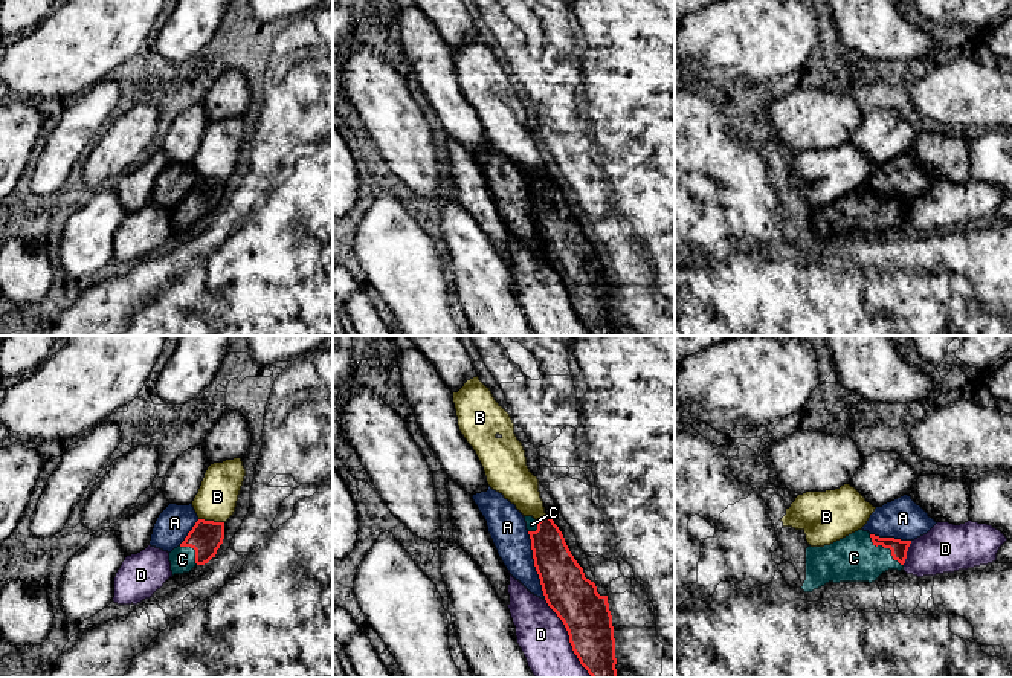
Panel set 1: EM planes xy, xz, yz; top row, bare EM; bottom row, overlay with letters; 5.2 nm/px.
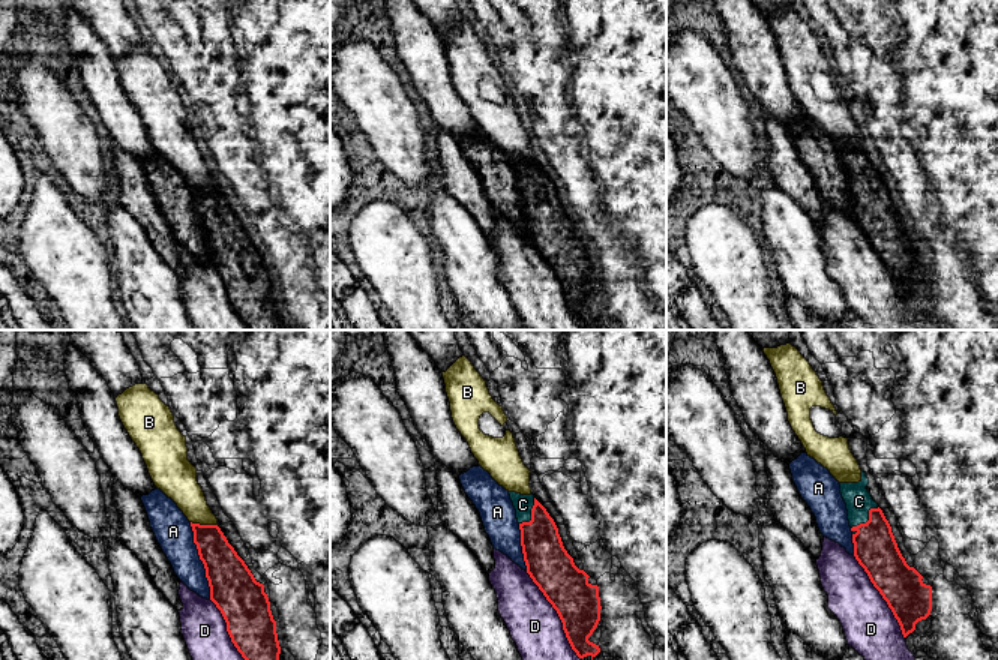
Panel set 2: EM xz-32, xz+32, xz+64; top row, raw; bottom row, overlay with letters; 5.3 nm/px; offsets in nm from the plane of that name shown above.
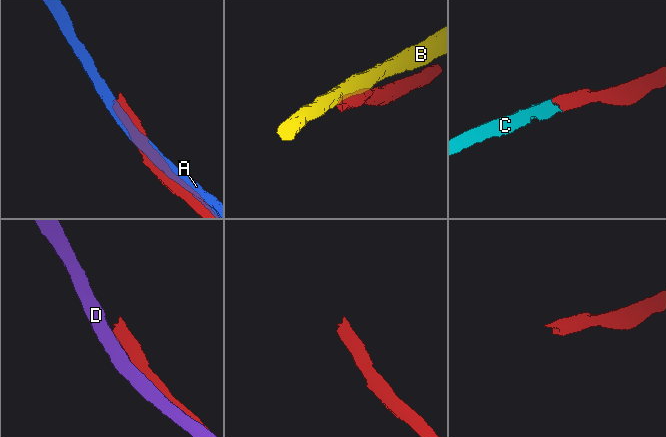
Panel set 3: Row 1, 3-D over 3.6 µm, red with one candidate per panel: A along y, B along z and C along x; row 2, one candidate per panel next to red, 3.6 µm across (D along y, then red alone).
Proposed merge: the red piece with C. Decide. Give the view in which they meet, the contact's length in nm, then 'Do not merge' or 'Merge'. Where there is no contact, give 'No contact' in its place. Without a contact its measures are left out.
Touches red in yz. Shared border 240 nm. Merge

